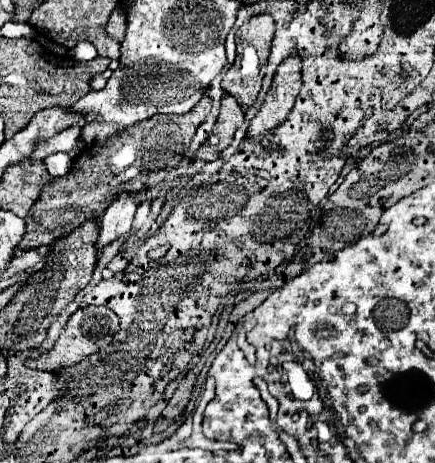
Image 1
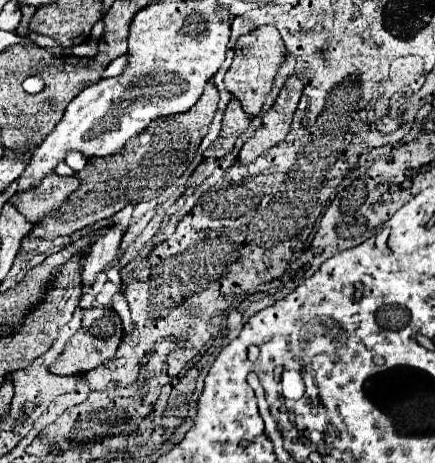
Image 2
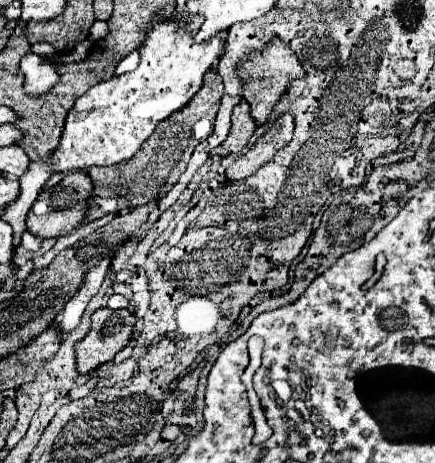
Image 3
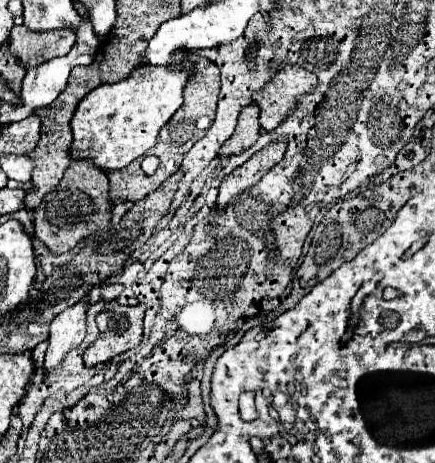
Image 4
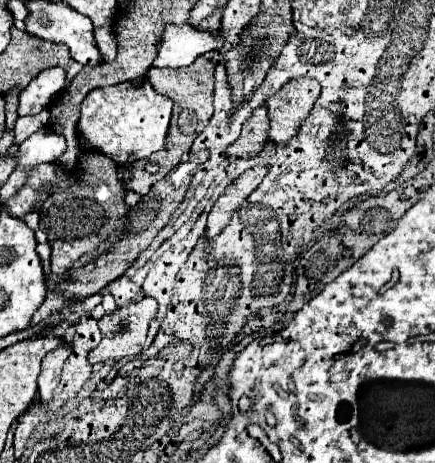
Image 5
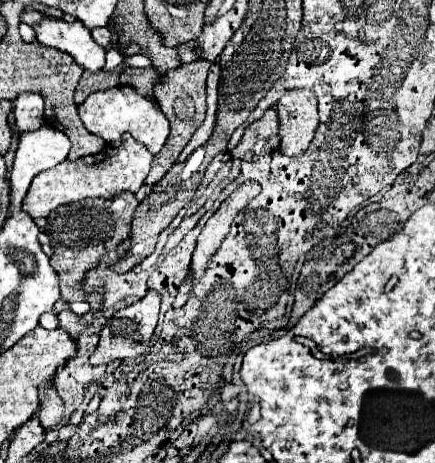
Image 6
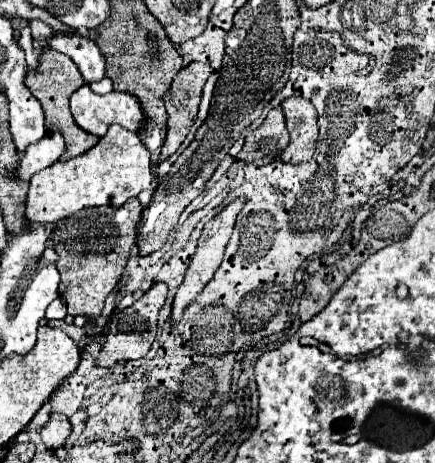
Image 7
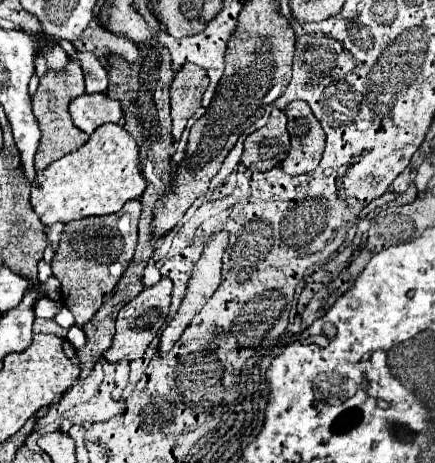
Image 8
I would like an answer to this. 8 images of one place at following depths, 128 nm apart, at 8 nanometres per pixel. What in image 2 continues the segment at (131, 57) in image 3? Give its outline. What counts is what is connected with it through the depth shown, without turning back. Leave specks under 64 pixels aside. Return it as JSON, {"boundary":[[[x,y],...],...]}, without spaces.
{"boundary":[[[122,55],[113,60],[102,74],[102,79],[121,74],[127,67],[127,55]]]}

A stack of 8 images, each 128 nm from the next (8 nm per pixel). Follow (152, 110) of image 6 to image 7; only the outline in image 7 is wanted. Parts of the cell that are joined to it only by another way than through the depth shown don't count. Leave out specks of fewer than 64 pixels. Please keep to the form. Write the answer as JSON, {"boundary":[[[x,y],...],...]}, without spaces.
{"boundary":[[[86,84],[72,94],[70,108],[76,124],[94,136],[104,136],[110,124],[120,124],[136,132],[144,120],[142,108],[134,96],[124,92],[98,96]]]}

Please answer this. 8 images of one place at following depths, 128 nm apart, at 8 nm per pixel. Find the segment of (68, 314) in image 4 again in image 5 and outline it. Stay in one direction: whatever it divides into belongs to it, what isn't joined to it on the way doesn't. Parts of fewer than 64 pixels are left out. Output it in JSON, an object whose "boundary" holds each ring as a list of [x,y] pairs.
{"boundary":[[[66,344],[64,348],[58,348],[56,352],[50,352],[46,358],[44,358],[44,364],[42,364],[42,372],[38,376],[38,394],[40,394],[40,404],[42,406],[48,406],[52,402],[52,392],[54,388],[58,386],[60,382],[60,370],[62,370],[62,364],[64,360],[68,358],[70,354],[70,344]]]}

